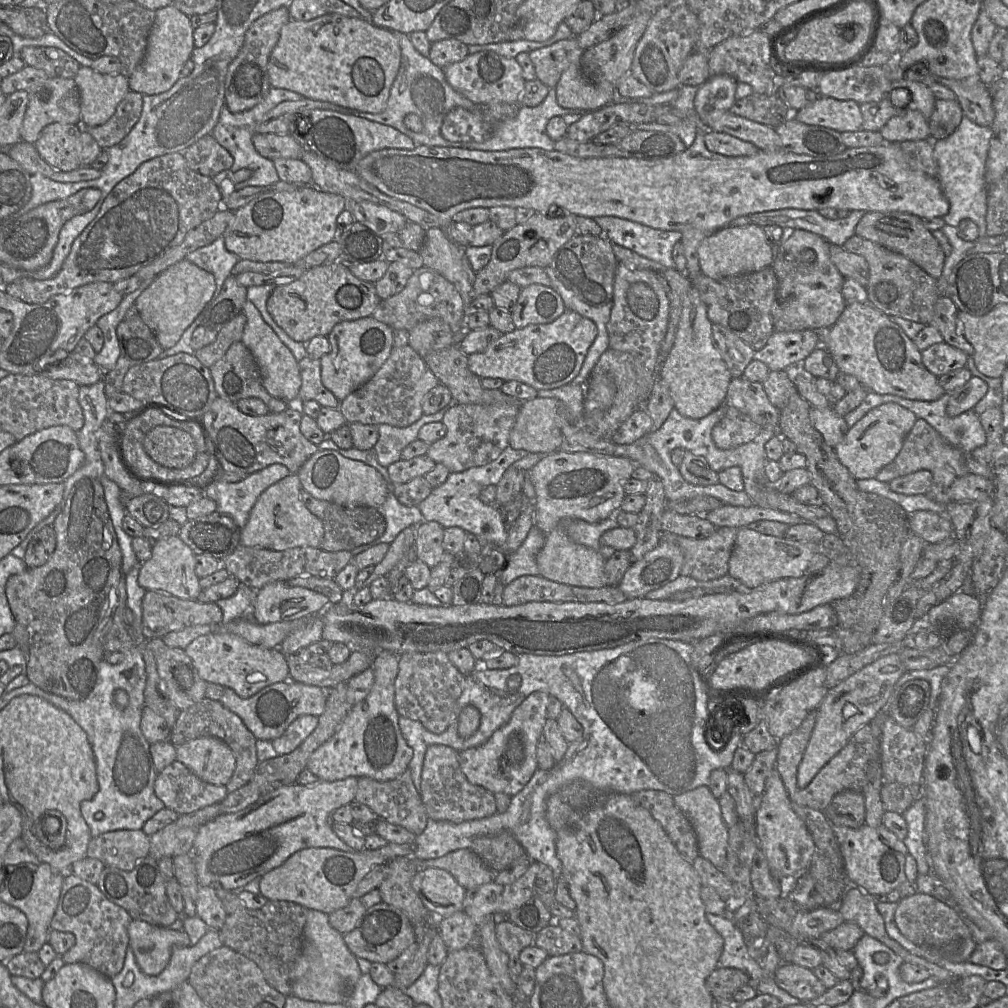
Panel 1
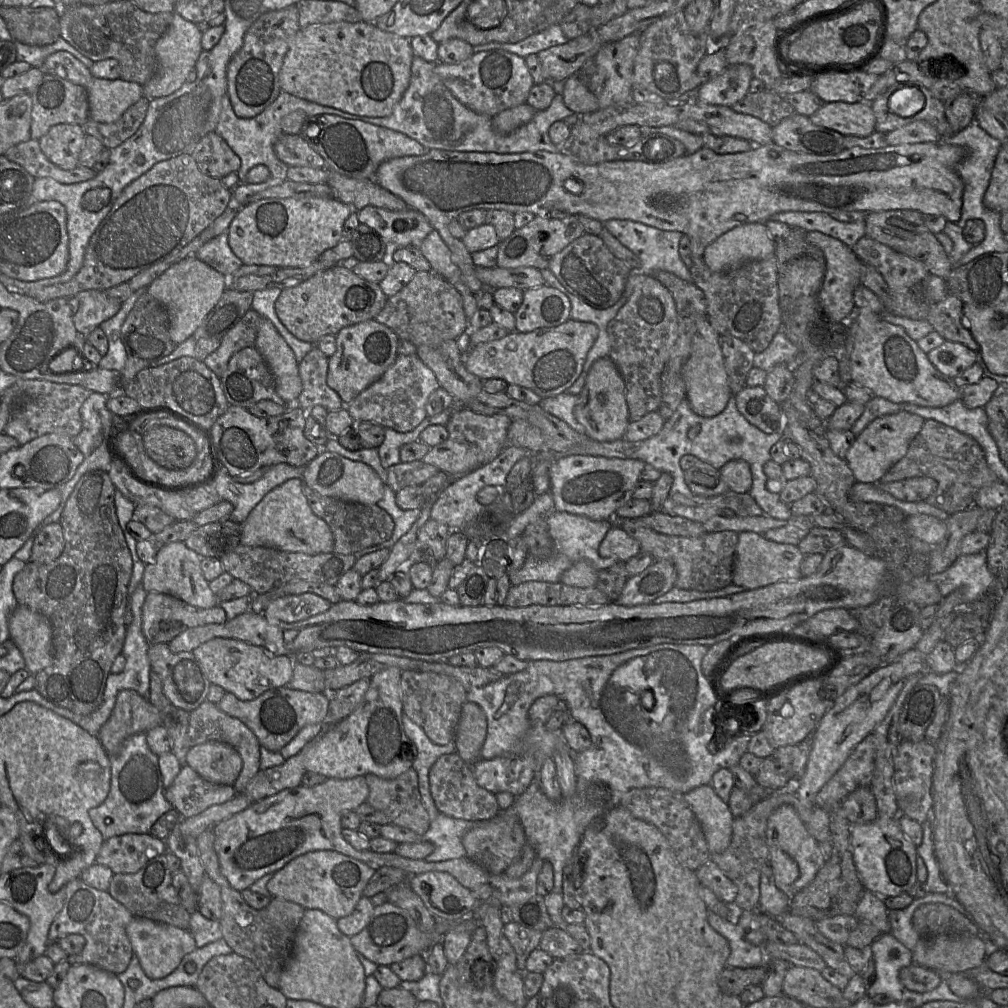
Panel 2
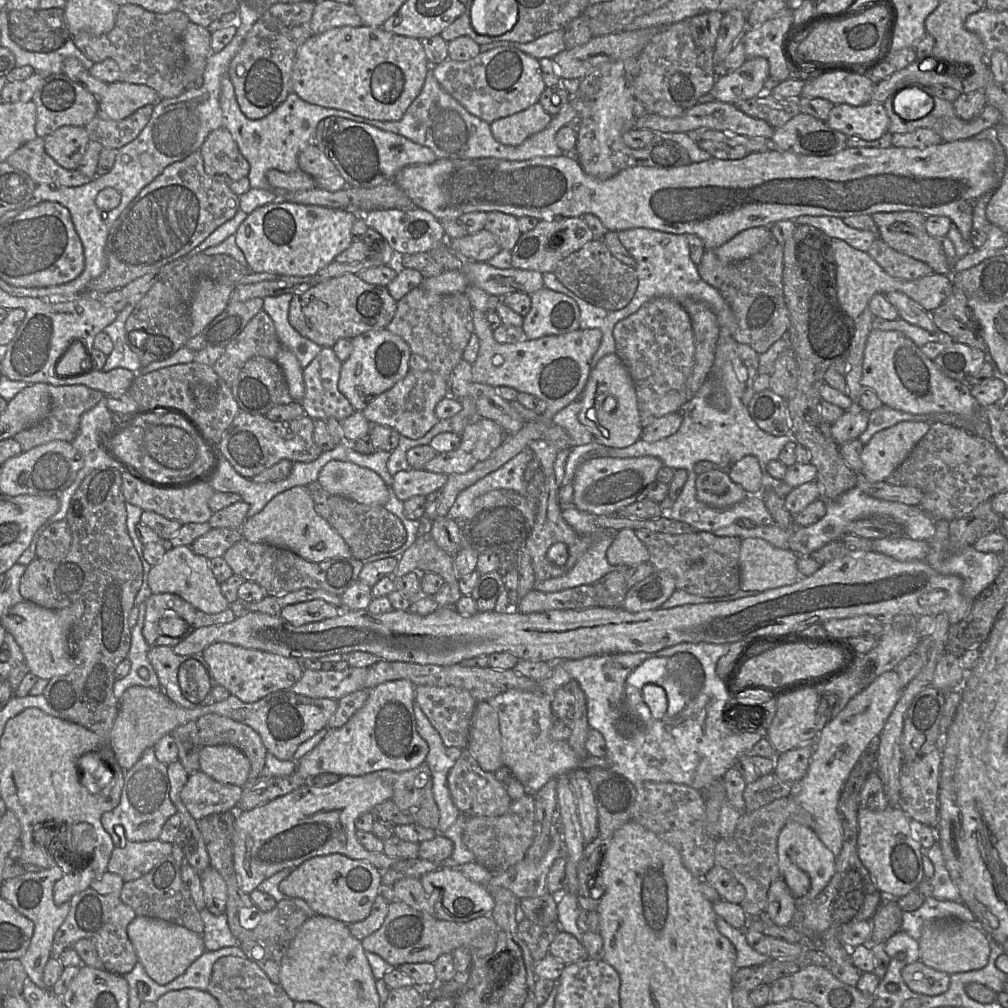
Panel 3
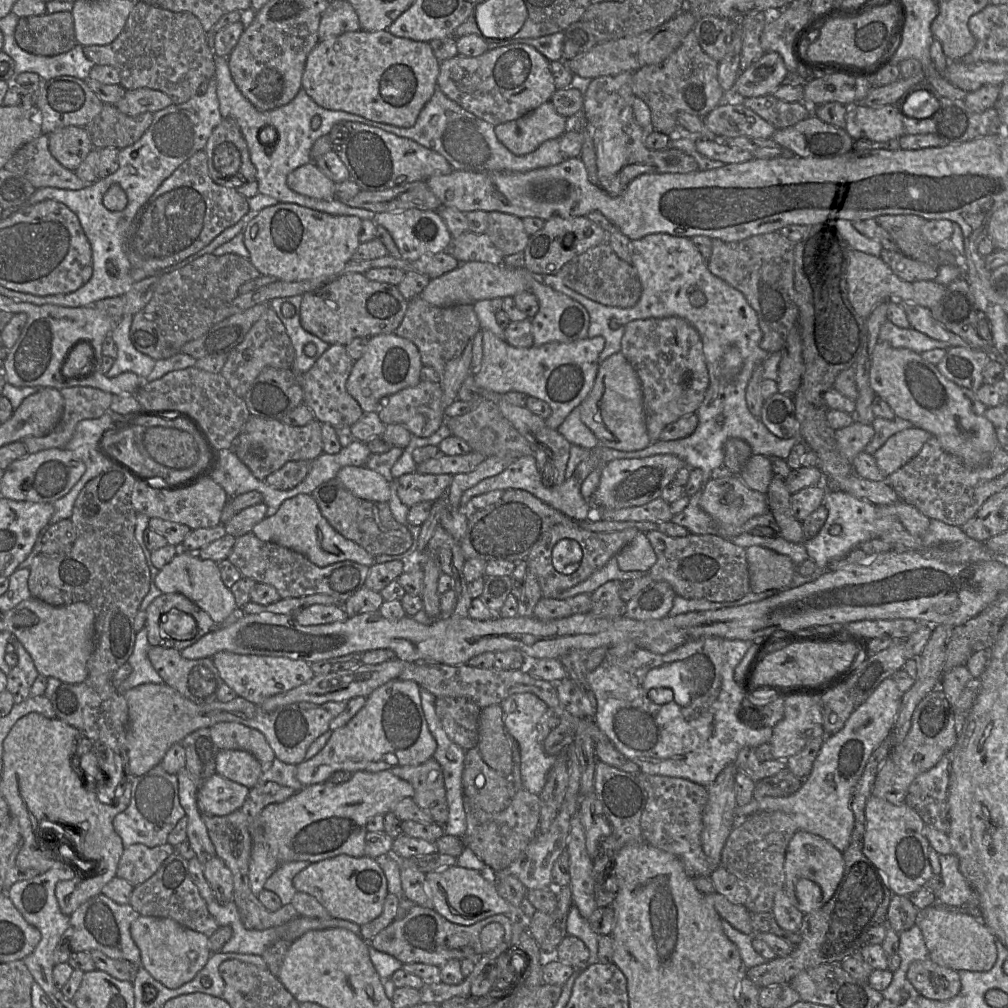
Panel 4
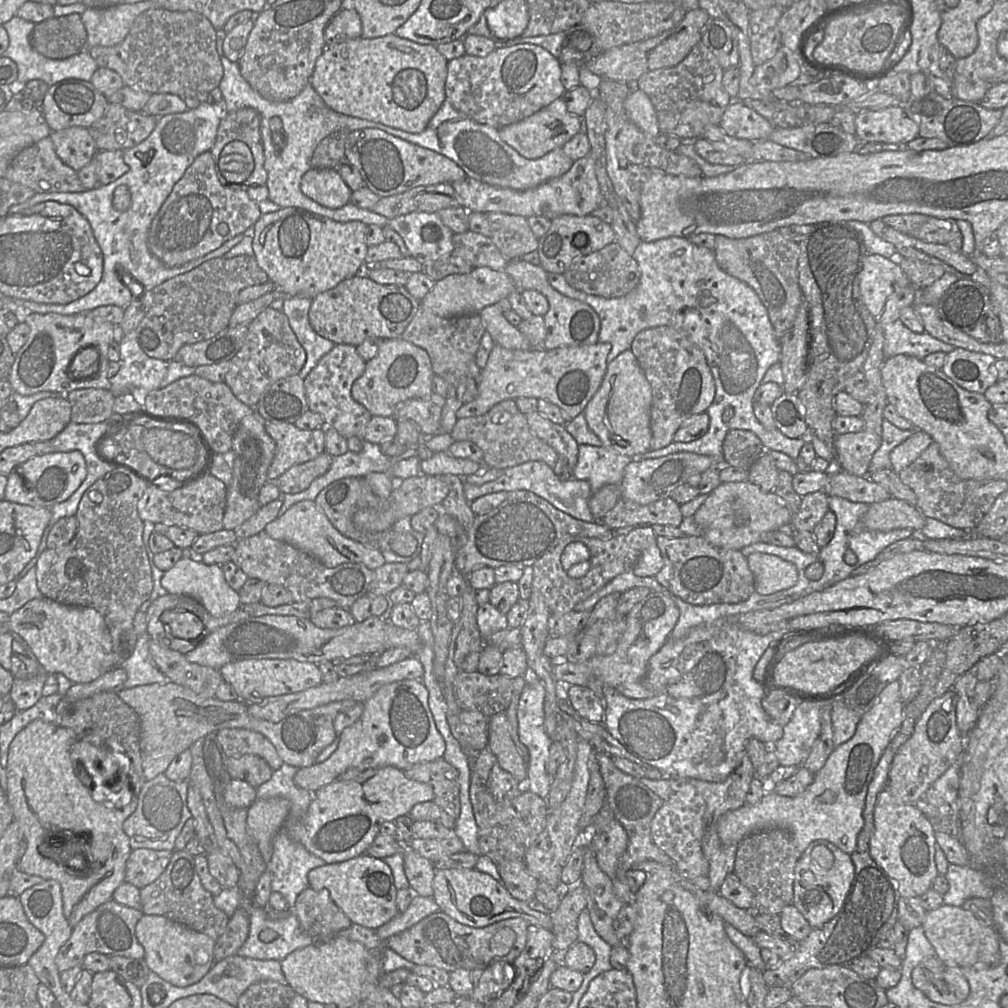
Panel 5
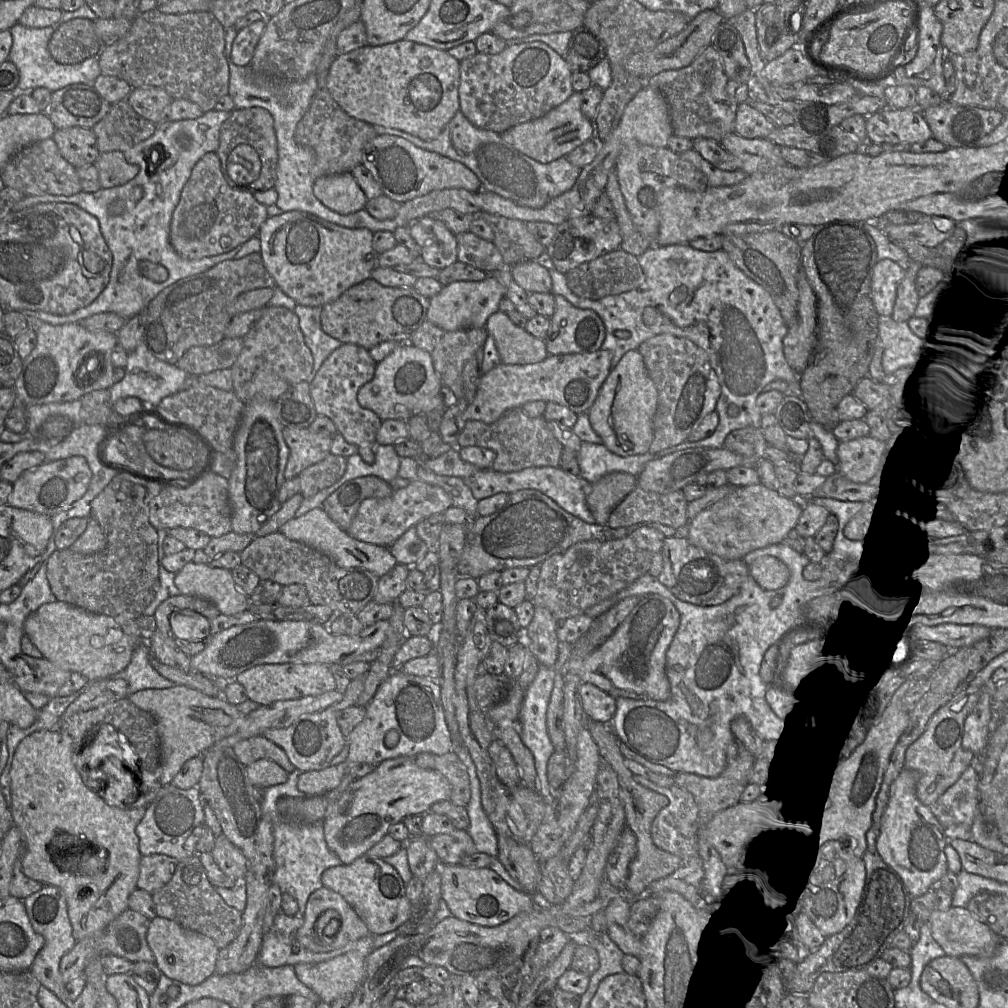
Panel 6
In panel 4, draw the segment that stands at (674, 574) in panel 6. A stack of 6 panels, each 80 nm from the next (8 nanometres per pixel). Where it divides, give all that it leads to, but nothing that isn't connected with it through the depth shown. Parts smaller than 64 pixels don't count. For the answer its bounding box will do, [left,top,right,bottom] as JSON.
[645,531,750,602]

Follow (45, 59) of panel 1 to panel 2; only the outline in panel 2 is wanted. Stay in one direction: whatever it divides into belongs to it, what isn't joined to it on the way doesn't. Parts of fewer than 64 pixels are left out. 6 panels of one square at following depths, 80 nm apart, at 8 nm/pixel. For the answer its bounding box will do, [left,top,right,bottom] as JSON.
[42,51,94,88]

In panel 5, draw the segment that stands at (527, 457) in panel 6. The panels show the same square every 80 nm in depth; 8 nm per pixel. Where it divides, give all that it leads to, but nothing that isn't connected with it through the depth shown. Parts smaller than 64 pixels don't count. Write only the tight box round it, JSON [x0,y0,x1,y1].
[450,399,559,469]

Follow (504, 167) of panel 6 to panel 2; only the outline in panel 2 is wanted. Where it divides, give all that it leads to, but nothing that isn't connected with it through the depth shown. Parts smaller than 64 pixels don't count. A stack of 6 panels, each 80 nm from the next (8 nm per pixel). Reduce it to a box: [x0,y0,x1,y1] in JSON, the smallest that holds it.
[362,55,578,154]

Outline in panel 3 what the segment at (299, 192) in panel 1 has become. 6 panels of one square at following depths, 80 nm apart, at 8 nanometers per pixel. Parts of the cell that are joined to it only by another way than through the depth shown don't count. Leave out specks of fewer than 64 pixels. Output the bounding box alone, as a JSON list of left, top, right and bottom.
[235,201,356,277]

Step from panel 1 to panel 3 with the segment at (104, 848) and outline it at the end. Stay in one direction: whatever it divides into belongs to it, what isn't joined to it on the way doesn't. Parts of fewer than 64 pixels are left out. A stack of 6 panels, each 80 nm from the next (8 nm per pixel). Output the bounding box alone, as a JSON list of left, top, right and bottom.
[108,826,173,882]

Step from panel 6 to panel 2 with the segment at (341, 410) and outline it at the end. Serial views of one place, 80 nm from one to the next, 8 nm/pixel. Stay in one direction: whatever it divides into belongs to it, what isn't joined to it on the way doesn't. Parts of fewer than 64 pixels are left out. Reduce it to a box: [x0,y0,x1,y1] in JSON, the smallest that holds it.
[296,347,344,414]

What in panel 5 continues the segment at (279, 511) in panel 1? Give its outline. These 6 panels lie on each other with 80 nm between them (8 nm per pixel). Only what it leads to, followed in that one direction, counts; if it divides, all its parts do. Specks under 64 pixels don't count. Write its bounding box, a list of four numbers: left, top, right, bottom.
[264,500,386,571]

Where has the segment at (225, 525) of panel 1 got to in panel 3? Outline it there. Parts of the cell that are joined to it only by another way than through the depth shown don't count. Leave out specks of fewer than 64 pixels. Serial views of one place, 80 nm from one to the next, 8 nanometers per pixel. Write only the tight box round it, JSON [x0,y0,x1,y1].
[189,528,242,559]

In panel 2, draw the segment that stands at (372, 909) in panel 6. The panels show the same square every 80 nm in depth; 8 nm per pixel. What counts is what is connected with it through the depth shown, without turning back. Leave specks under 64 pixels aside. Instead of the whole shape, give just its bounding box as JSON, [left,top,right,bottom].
[267,851,376,919]

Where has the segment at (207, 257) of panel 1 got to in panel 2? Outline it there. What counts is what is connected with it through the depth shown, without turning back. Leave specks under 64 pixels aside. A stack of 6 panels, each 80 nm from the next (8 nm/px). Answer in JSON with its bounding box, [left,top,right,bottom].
[194,232,243,283]

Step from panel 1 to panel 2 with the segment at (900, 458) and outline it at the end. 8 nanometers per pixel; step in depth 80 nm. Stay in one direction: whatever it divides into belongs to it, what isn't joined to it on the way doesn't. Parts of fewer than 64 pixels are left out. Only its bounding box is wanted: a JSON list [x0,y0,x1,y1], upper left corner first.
[878,420,999,516]

